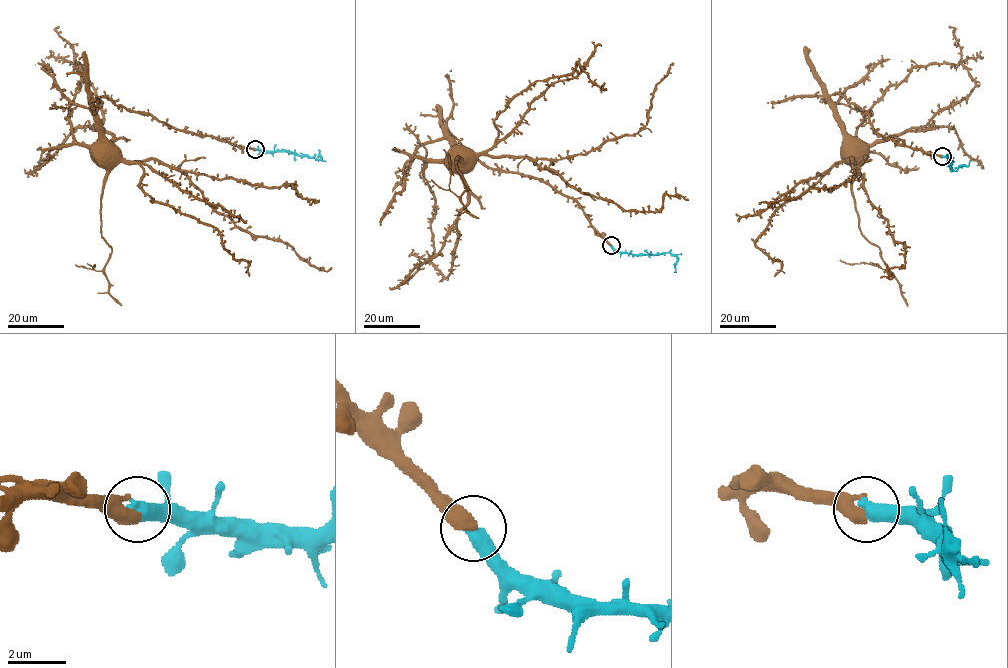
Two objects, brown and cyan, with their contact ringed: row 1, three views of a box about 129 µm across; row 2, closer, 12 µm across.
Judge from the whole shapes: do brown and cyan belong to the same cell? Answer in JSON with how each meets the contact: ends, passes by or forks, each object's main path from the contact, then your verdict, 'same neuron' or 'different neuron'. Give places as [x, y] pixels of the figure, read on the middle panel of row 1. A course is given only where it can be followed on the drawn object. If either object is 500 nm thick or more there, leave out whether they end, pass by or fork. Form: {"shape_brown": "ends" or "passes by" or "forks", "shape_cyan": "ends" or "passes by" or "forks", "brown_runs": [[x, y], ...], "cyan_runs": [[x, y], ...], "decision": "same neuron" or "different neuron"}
{"brown_runs": [[610, 245], [573, 199], [485, 167], [448, 131], [475, 154], [530, 158], [625, 210], [688, 200]], "cyan_runs": [[610, 245], [634, 254], [670, 252], [678, 259], [675, 272]], "decision": "same neuron"}

